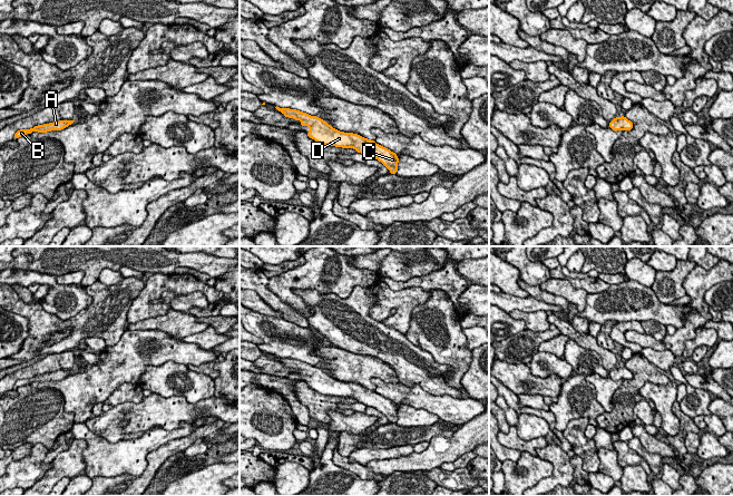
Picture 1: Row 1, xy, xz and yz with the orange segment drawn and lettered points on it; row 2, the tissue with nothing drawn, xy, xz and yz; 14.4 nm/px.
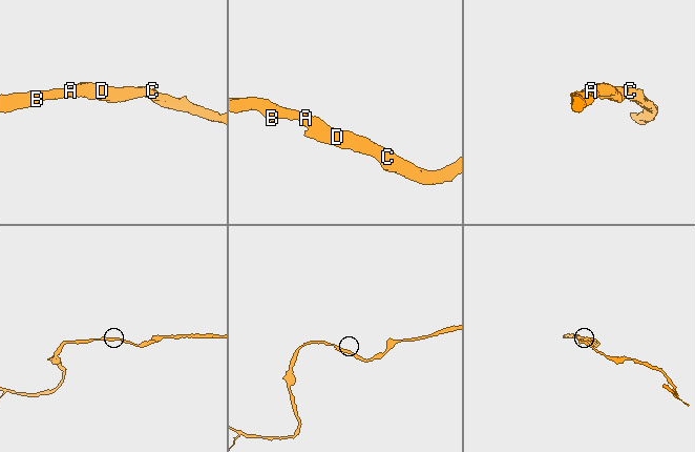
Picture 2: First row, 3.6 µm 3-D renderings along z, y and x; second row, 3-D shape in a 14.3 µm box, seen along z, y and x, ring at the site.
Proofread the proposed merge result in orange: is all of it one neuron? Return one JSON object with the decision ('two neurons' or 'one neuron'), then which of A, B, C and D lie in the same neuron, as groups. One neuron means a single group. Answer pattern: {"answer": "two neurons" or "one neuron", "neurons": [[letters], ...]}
{"answer": "one neuron", "neurons": [["A", "B", "C", "D"]]}

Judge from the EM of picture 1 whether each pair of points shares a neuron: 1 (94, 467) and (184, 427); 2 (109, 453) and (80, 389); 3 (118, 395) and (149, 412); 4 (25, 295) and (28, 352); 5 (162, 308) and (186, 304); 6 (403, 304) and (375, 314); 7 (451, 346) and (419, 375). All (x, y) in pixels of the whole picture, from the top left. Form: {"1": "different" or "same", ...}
{"1": "same", "2": "different", "3": "different", "4": "different", "5": "different", "6": "same", "7": "different"}

